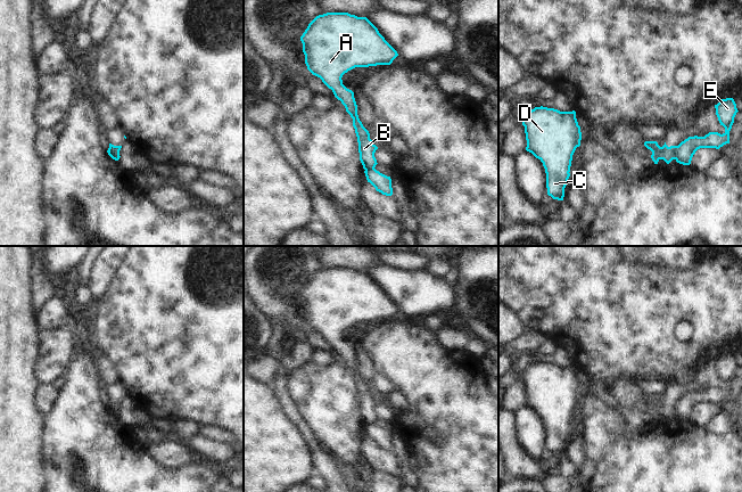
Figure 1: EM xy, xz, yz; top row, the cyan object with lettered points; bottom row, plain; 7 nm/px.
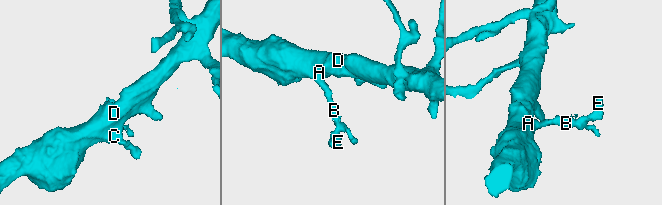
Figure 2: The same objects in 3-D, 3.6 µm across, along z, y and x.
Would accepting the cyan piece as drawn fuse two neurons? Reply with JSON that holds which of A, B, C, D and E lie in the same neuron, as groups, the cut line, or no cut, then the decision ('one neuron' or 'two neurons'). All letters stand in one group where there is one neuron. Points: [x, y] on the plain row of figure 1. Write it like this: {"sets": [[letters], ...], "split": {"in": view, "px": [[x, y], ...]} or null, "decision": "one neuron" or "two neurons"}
{"sets": [["A", "B", "C", "D"], ["E"]], "split": {"in": "yz", "px": [[677, 401], [674, 413]]}, "decision": "two neurons"}

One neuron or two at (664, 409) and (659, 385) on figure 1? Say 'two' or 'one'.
two

